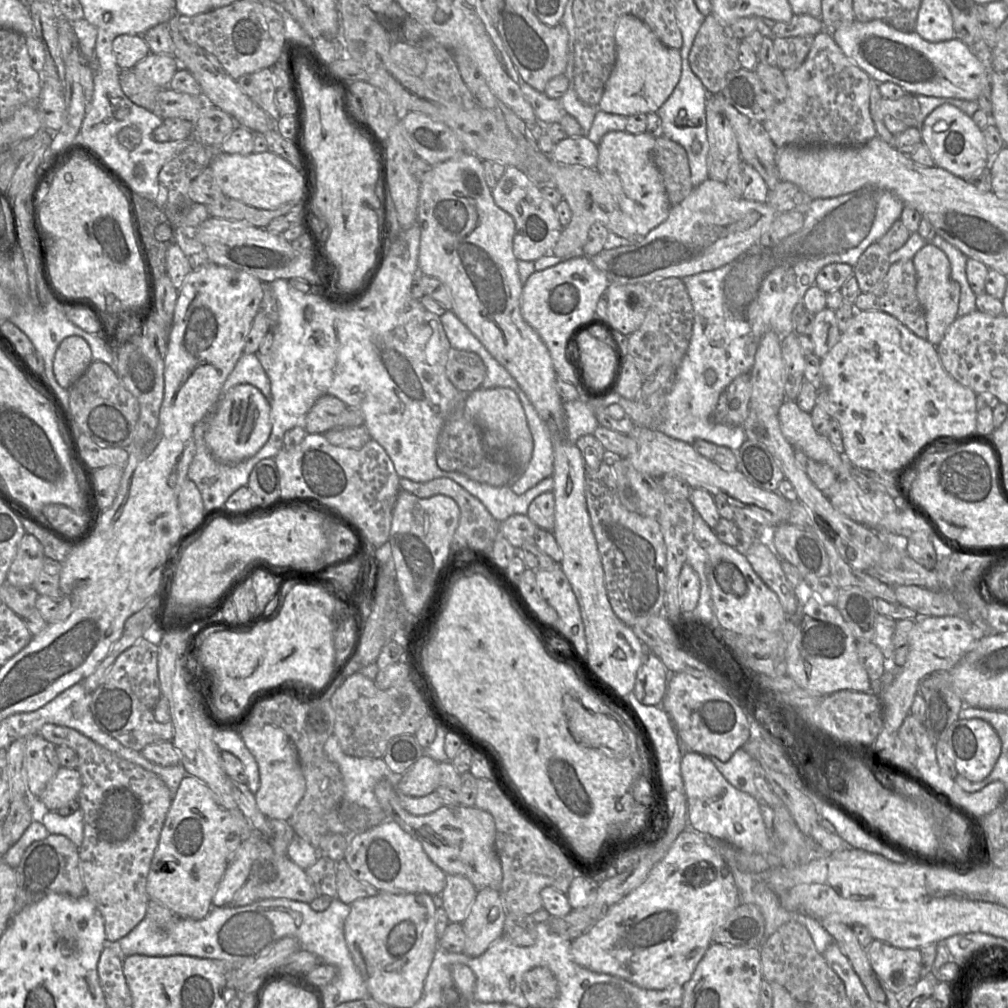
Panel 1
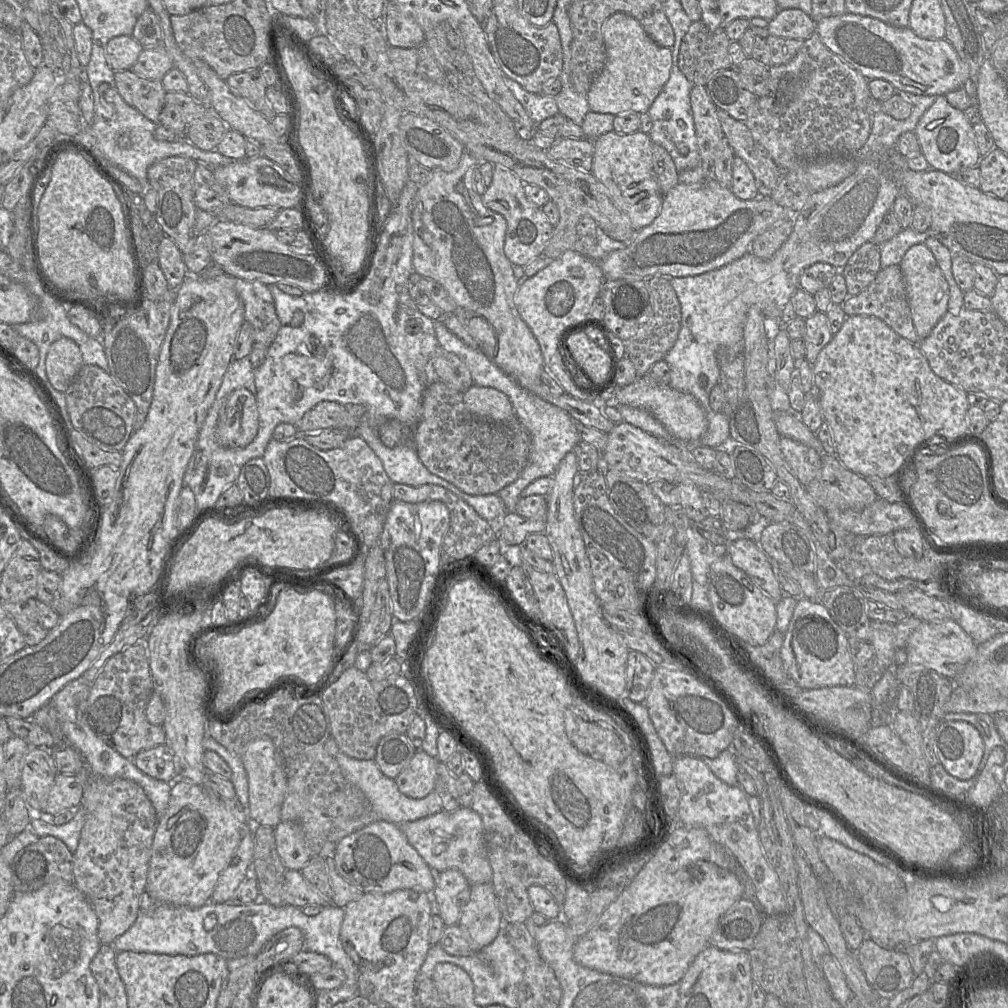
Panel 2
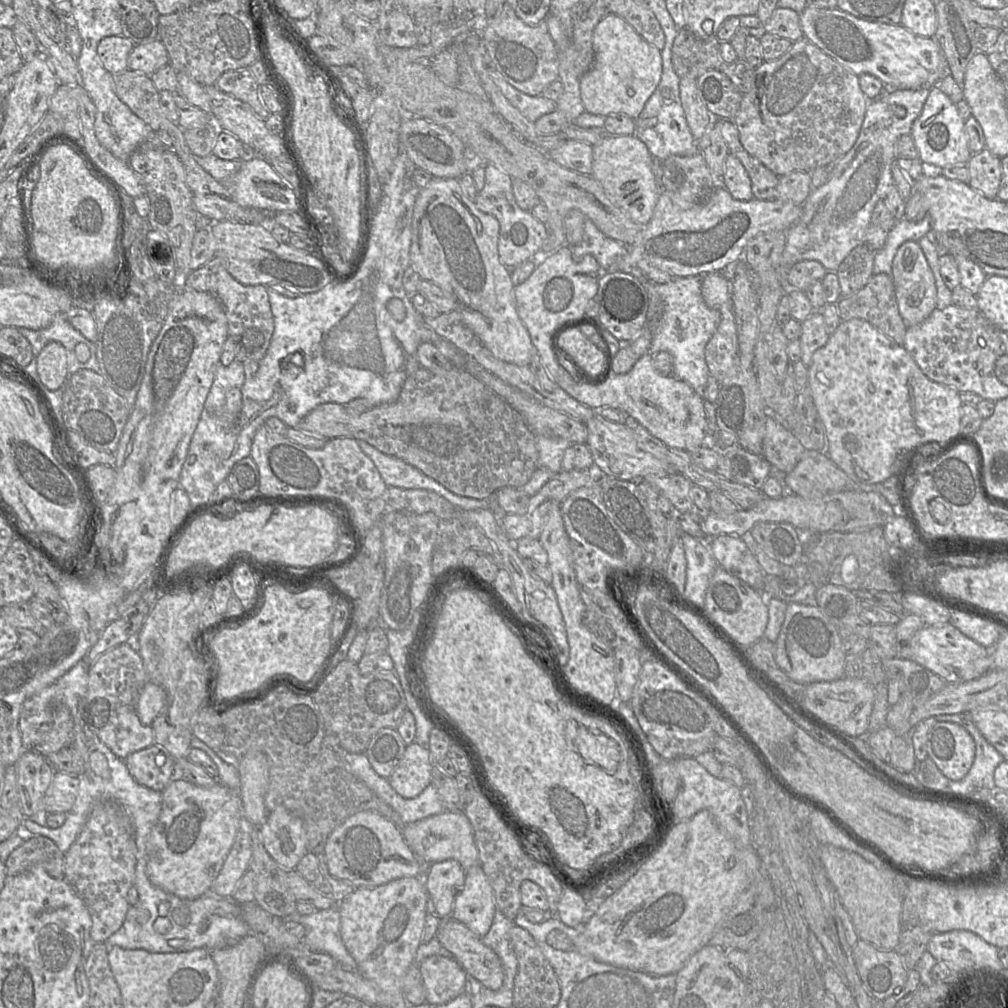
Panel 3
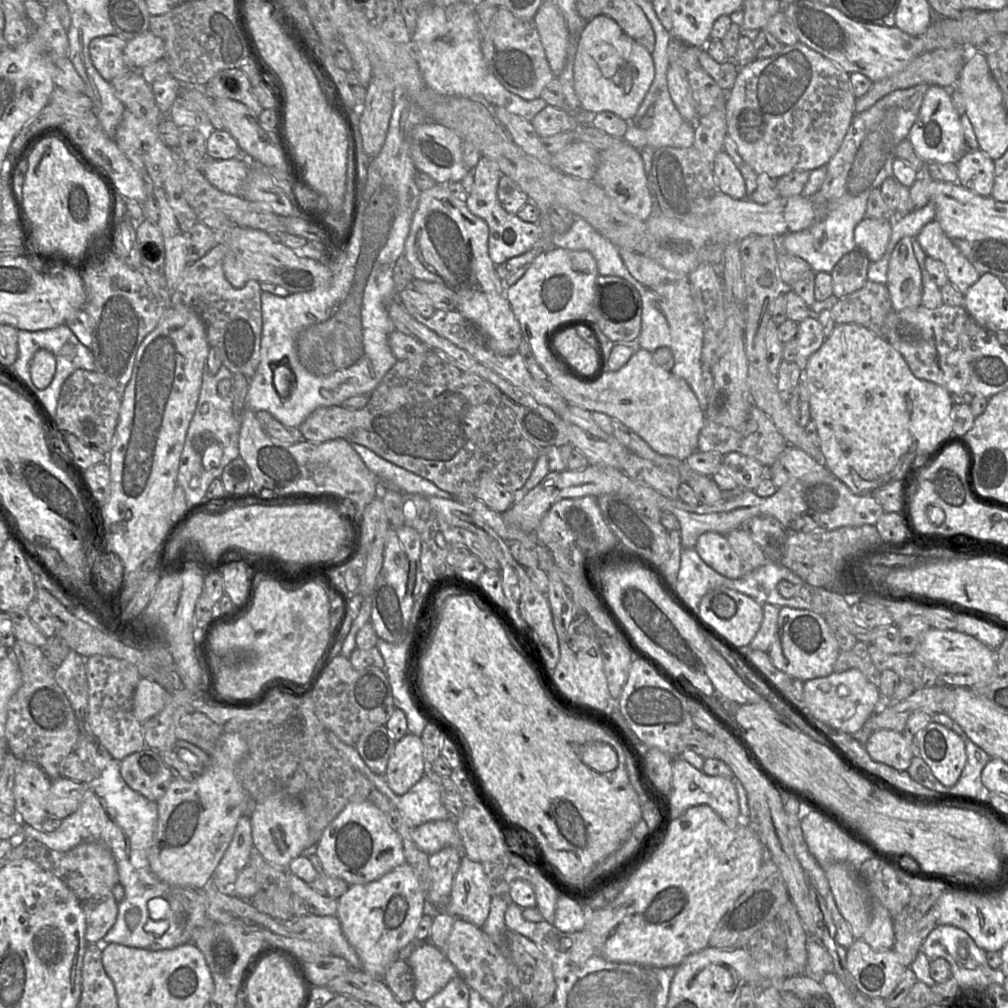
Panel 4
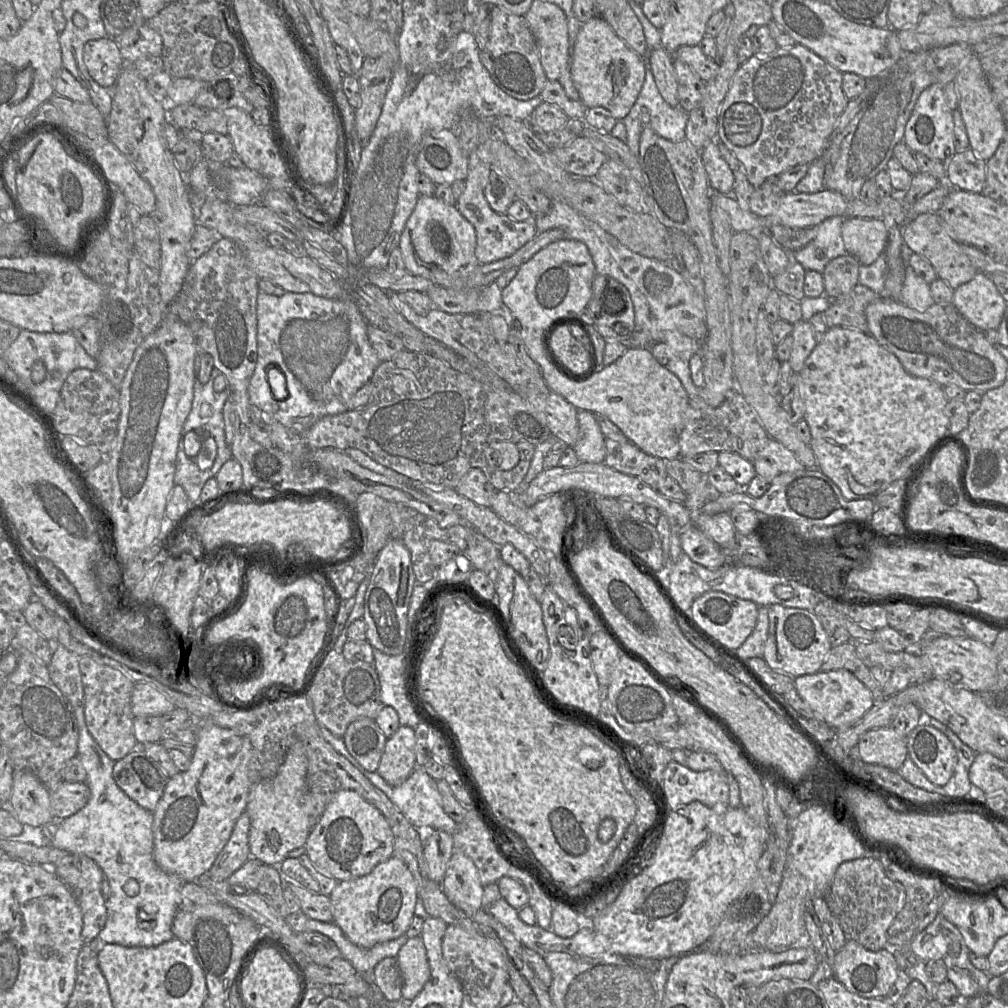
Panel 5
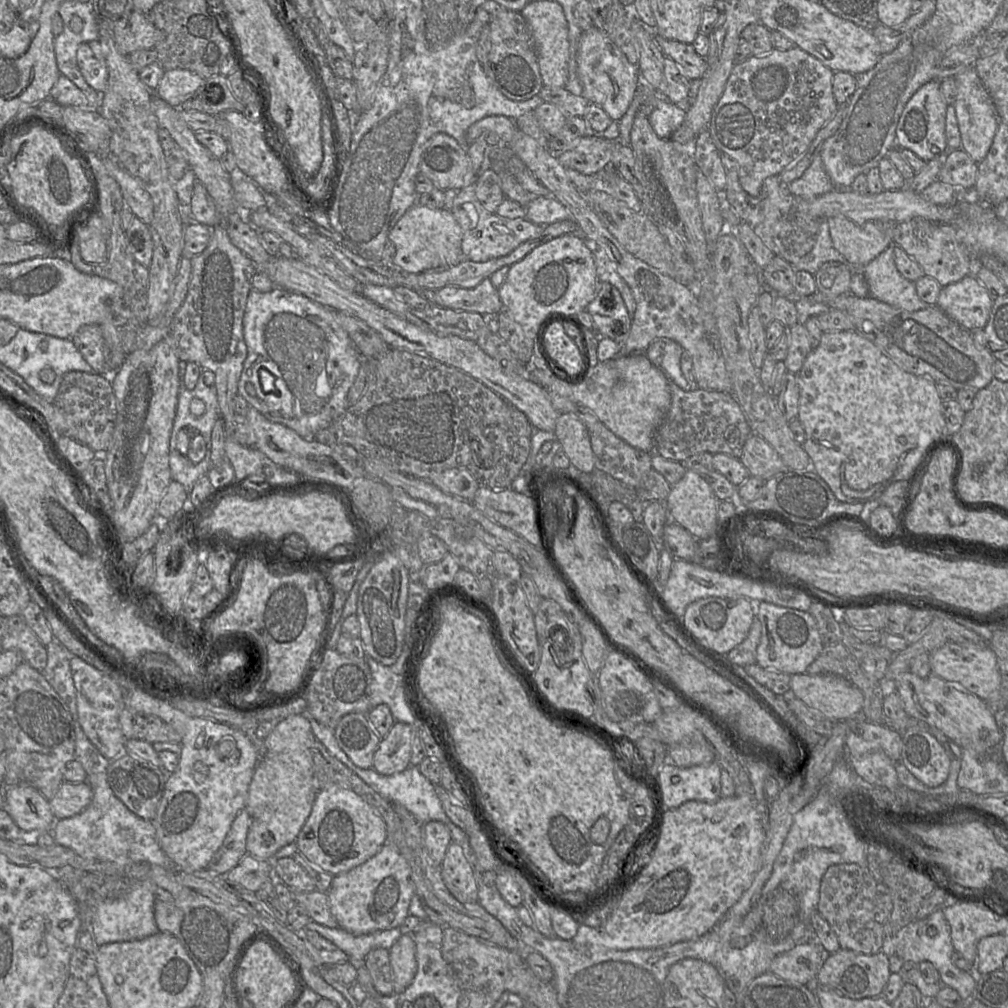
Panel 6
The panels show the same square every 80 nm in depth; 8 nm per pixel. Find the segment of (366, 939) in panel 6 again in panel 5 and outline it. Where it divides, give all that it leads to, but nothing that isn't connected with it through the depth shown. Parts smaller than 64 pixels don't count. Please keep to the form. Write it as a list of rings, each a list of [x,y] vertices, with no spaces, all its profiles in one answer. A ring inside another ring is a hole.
[[[308,918],[305,931],[318,932],[330,938],[339,949],[342,958],[350,962],[357,974],[370,976],[375,965],[386,957],[396,957],[400,948],[409,939],[406,935],[378,943],[370,948],[362,948],[351,942],[340,927],[332,922],[321,922]]]

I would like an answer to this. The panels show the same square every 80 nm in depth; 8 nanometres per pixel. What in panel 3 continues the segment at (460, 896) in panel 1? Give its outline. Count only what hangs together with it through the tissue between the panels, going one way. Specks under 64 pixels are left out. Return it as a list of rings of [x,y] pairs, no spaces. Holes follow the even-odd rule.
[[[449,859],[430,864],[422,878],[439,919],[451,918],[455,896],[464,885],[465,870],[458,861]]]

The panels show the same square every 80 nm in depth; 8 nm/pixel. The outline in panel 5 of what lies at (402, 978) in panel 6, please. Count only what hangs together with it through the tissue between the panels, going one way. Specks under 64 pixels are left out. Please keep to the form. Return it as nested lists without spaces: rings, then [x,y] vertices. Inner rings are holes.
[[[409,938],[400,948],[396,961],[403,977],[402,999],[411,1001],[430,979],[429,963],[422,939]]]

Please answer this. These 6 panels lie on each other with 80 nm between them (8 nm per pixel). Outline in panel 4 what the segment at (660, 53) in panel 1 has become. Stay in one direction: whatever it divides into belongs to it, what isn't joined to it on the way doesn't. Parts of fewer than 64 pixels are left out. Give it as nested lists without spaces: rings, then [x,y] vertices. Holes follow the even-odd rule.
[[[591,18],[580,33],[574,60],[574,88],[581,109],[591,113],[612,112],[632,120],[655,77],[652,53],[627,36],[612,18]]]

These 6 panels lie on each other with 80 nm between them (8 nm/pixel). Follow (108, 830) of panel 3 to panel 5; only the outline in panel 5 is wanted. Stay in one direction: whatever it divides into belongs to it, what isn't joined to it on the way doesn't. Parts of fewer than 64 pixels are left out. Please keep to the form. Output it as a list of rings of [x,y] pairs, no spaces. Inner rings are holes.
[[[78,853],[68,854],[51,868],[71,891],[80,907],[83,922],[81,938],[85,944],[88,944],[98,937],[107,919],[106,898],[101,891],[104,880],[103,871],[94,860]]]

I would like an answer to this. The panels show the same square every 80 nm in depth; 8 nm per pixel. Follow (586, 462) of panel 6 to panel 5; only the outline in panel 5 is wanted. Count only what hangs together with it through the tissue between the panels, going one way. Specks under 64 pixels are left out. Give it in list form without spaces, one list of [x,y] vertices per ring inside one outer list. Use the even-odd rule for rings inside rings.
[[[587,410],[578,411],[579,439],[572,446],[580,462],[602,463],[606,456],[605,436],[601,431],[598,418],[603,416],[595,415]]]

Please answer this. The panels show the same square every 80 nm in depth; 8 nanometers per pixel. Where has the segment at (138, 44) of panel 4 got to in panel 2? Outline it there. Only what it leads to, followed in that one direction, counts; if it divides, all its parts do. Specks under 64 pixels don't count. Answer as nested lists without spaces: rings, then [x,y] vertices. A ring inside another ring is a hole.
[[[144,48],[131,70],[142,78],[161,81],[173,67],[173,60],[164,48]]]

